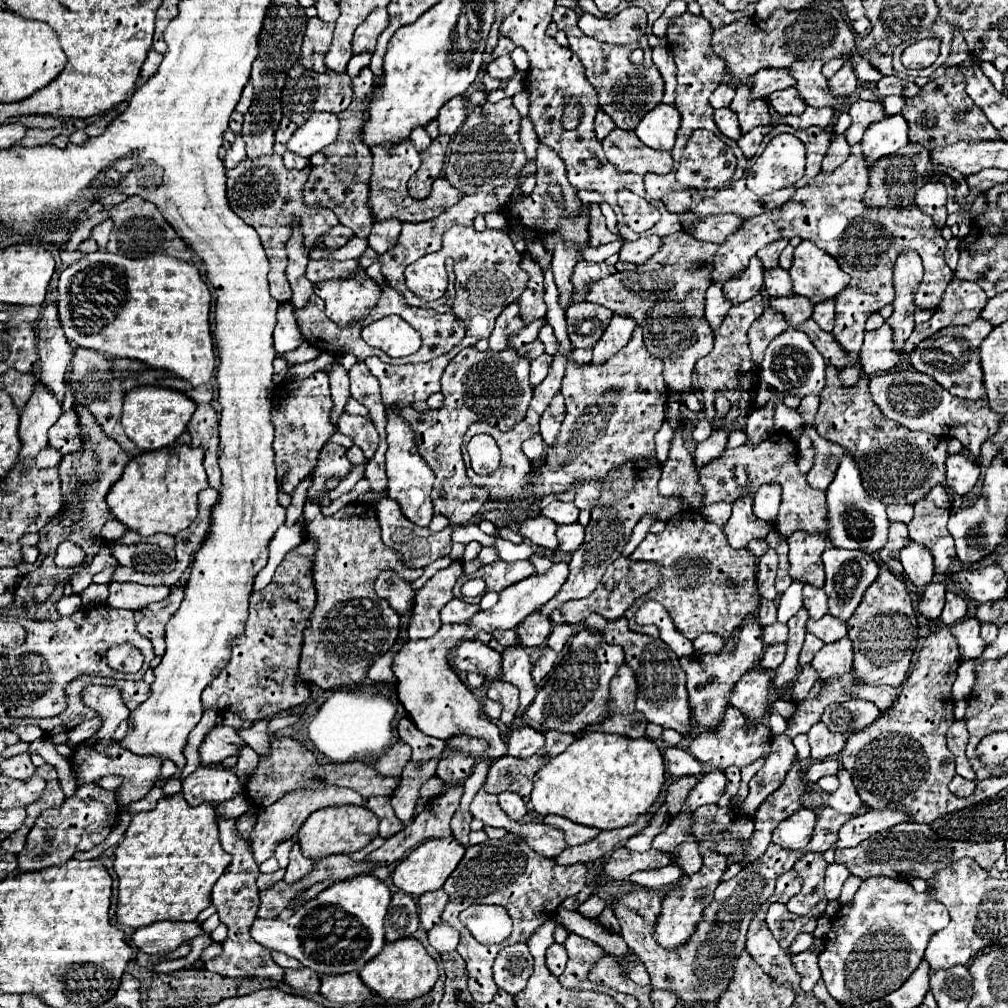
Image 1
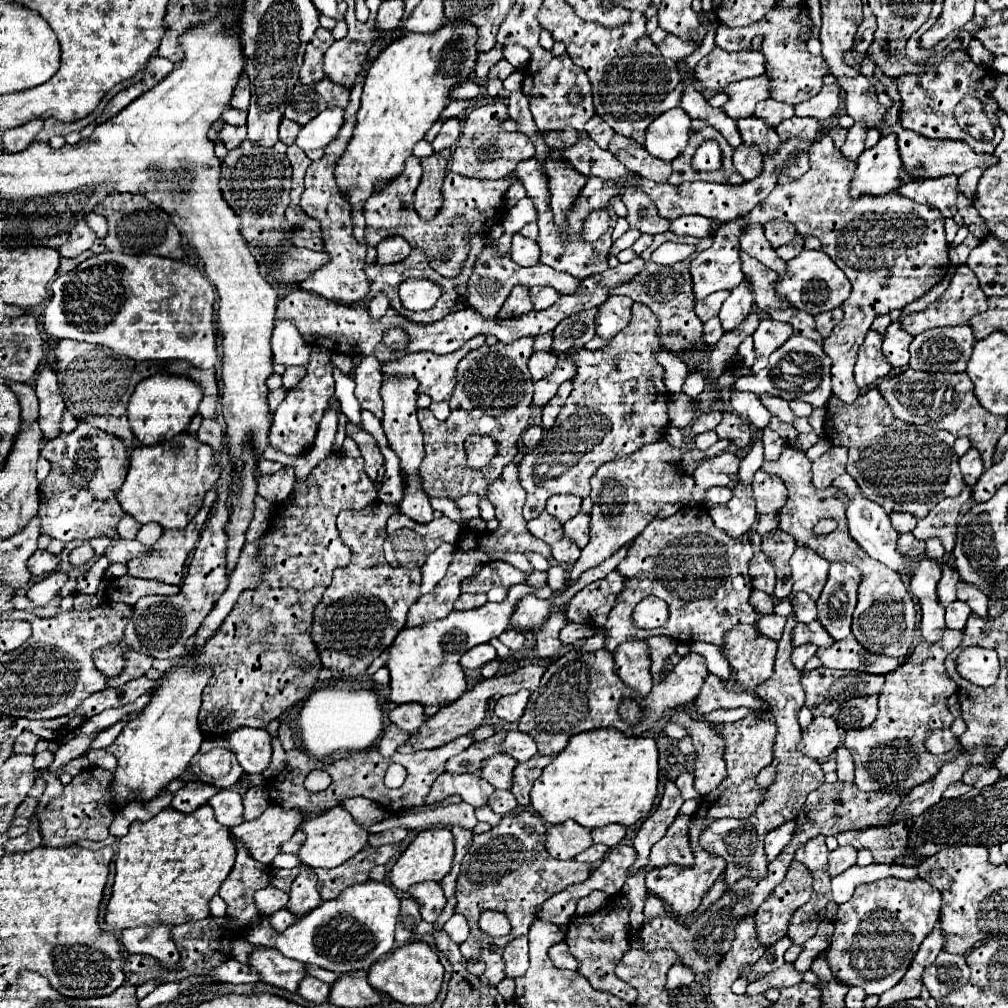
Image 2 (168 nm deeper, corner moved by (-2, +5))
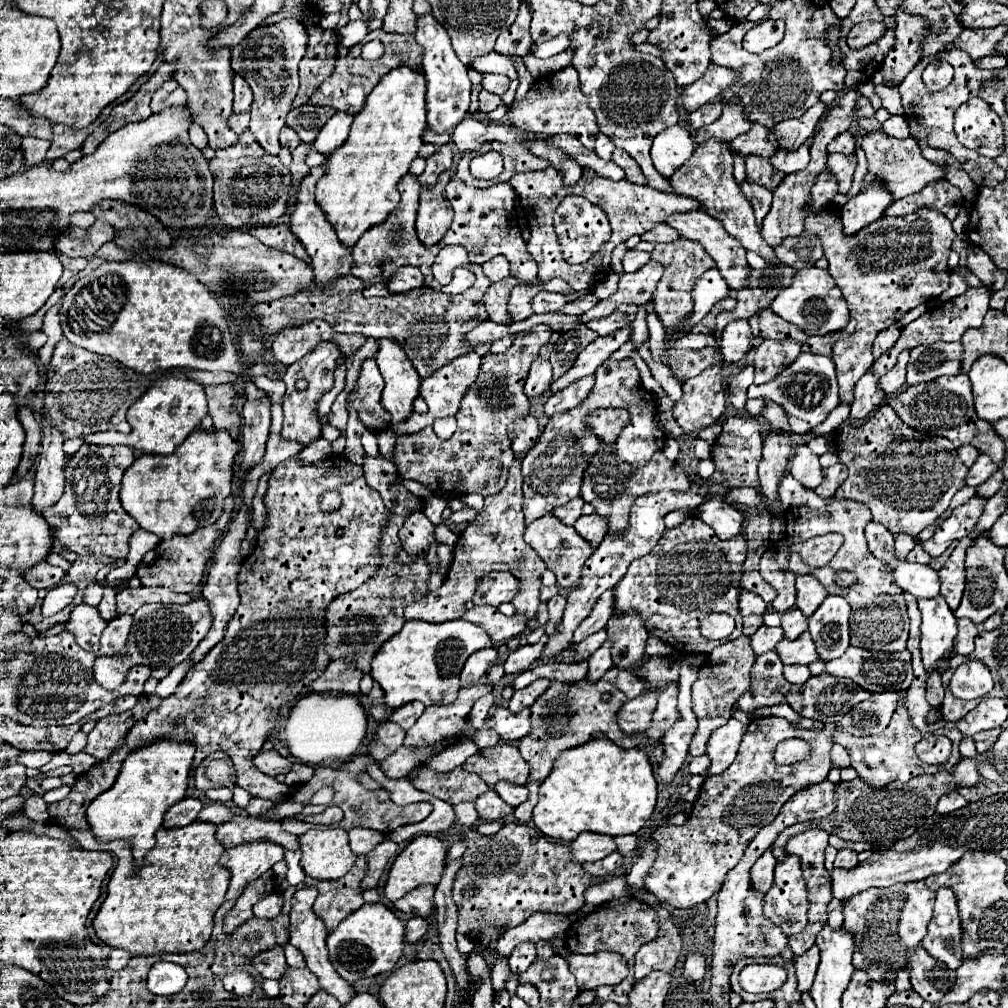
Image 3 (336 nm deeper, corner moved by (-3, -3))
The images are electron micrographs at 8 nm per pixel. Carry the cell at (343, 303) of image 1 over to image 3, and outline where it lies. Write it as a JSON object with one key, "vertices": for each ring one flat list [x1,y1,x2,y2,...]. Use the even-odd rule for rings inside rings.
{"vertices":[[326,156,324,164,312,168,308,172,308,176,304,178,304,182,300,186,300,192,298,192,296,210,290,216,290,230,298,236,298,240,304,244,306,252,310,254,312,268,314,268,314,282,320,284,320,286,326,286,326,284,334,282,340,276,352,274,352,248,338,240,338,236,334,232,334,226,326,220,326,214,320,210,318,202,314,200,316,198,316,182,324,176,326,164,328,164,328,156]]}

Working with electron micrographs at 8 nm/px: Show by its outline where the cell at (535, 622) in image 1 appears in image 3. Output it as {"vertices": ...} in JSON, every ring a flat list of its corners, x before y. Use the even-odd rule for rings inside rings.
{"vertices":[[514,460,508,472,506,486,486,498,484,514,476,516,476,522,470,524,460,536,454,546,454,562,452,568,444,580,444,584,436,592,428,592,422,600,416,604,410,604,404,612,406,620,424,620,424,622,448,622,454,618,462,618,466,612,464,604,474,596,476,578,486,576,492,570,504,570,512,572,520,580,518,594,514,596,512,604,516,608,516,614,522,614,530,620,536,618,538,604,540,604,540,576,546,570,544,560,536,554,534,548,530,548,524,542,524,512,522,512,522,474,520,474,520,460]]}

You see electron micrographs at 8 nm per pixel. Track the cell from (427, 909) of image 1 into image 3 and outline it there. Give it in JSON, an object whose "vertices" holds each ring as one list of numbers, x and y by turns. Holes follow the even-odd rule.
{"vertices":[[428,884,428,886,414,888,404,898,394,902,394,906,404,914,420,916,420,918,426,920,426,918,430,918,434,914,434,886]]}

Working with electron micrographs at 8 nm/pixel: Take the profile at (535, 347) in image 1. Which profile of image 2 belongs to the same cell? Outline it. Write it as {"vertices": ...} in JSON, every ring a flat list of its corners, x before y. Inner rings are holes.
{"vertices":[[547,332,547,334,541,334,541,336,534,337,533,351,549,351,551,350,551,344,553,341,553,332]]}

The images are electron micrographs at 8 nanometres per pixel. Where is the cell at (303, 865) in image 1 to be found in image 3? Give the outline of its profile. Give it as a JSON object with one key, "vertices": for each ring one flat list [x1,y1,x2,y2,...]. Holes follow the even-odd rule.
{"vertices":[[304,886,304,888,296,890,296,894,294,894,294,898,292,898,292,910,290,910,290,940,288,940,288,942,290,942,292,946,296,946,300,952,304,952,306,964,308,964,308,968,316,974,316,978,318,978,318,982,320,982,320,988,326,990,328,994,336,996,336,1000,338,1000,340,1004,346,1004,346,1002,354,996,354,990,350,988,350,984,348,984,346,980,342,980,342,978,334,972,334,968,332,968,332,964,330,964,330,960,328,960,328,950,324,948,324,936,328,934,328,930,326,930,324,922,322,922,322,920,314,914,314,910,312,910,312,904,314,904,316,896,318,896,318,890,316,890,314,886]]}

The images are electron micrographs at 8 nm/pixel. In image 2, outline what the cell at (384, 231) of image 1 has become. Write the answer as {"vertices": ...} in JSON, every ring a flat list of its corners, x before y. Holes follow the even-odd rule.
{"vertices":[[391,236,377,246,379,264,397,264,399,260,405,260,409,254,411,254,411,246,399,236]]}

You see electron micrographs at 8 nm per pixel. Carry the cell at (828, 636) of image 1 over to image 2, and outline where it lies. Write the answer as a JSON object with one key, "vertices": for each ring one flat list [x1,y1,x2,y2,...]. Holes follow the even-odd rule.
{"vertices":[[815,620,809,624,797,622,791,632,791,642,795,648,801,644,815,644,817,648,829,648,833,644,833,638,827,636,825,628]]}

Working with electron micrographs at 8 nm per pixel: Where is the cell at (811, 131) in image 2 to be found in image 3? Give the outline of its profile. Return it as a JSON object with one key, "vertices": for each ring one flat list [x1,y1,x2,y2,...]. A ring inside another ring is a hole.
{"vertices":[[804,142,798,150,784,150,780,148,772,158,772,166,782,170,784,174,792,174,802,170,810,160,810,146]]}

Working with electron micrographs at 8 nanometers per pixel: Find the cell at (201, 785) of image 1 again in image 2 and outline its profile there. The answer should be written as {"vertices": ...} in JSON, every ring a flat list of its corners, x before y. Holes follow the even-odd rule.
{"vertices":[[189,782,185,788,181,788,179,792,173,794,171,806,183,814,189,814,193,810,197,810,199,806,207,804,207,800,211,796,215,796,215,792,219,792,215,786,205,784,205,782]]}

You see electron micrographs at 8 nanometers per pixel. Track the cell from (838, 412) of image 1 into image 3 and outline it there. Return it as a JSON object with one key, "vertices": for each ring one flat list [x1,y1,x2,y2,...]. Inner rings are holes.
{"vertices":[[882,404,878,410,874,410,862,426,844,422,834,432,834,450,838,452,840,462,846,464,850,472,842,486,836,490,836,498,852,498,866,504,872,512,872,520,884,524,894,534,906,532,918,536,924,528,934,524,938,516,948,508,952,496,960,488,964,488,964,478,968,472,948,438,928,438,922,432,908,428,888,404]]}

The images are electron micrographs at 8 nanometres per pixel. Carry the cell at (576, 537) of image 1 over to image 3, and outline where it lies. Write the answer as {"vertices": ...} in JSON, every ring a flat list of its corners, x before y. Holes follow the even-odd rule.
{"vertices":[[590,514,590,516,580,516,578,522,574,524,576,532,586,540,590,542,590,546,598,546,604,538,604,520,600,520,600,516,596,514]]}

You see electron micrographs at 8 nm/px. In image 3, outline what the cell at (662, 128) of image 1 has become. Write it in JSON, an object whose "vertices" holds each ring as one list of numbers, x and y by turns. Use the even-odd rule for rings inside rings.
{"vertices":[[674,124,662,130,652,142,654,168,664,178,670,178,692,156,692,152,694,138,682,124]]}

